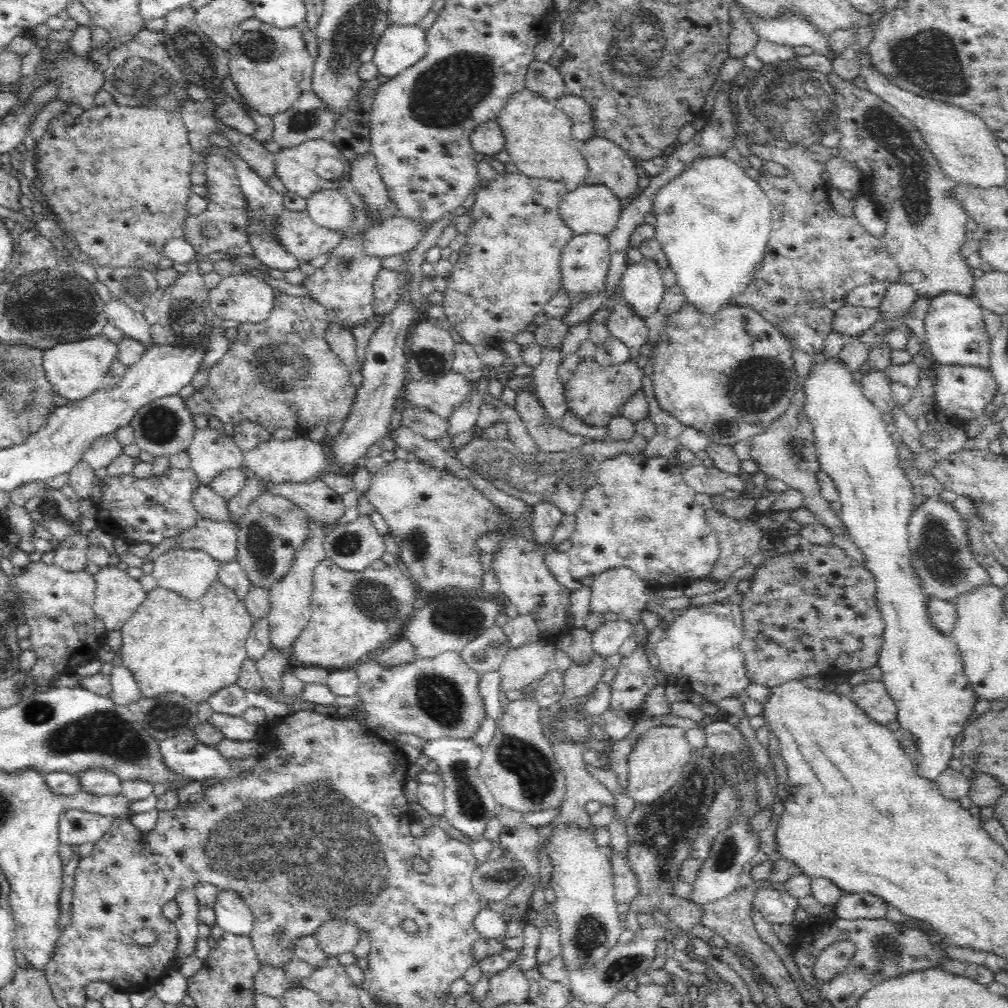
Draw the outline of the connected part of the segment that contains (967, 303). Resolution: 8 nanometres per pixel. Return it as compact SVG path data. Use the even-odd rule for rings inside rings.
M944 293L930 300L925 317L926 346L935 362L989 368L991 337L984 324L986 312L979 303L972 296L958 293Z

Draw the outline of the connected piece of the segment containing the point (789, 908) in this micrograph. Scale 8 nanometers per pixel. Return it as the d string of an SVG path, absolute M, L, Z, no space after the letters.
M764 888L756 900L753 907L758 909L770 924L793 924L798 910L798 900L787 891L778 891Z

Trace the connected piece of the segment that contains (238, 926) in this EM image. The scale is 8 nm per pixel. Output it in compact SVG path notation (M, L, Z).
M219 892L213 909L216 912L216 923L225 932L236 935L249 935L254 929L254 916L232 892Z

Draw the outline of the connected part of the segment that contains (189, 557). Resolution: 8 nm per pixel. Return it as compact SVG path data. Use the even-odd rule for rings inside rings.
M170 550L153 560L157 586L200 598L217 578L219 562L200 550Z

